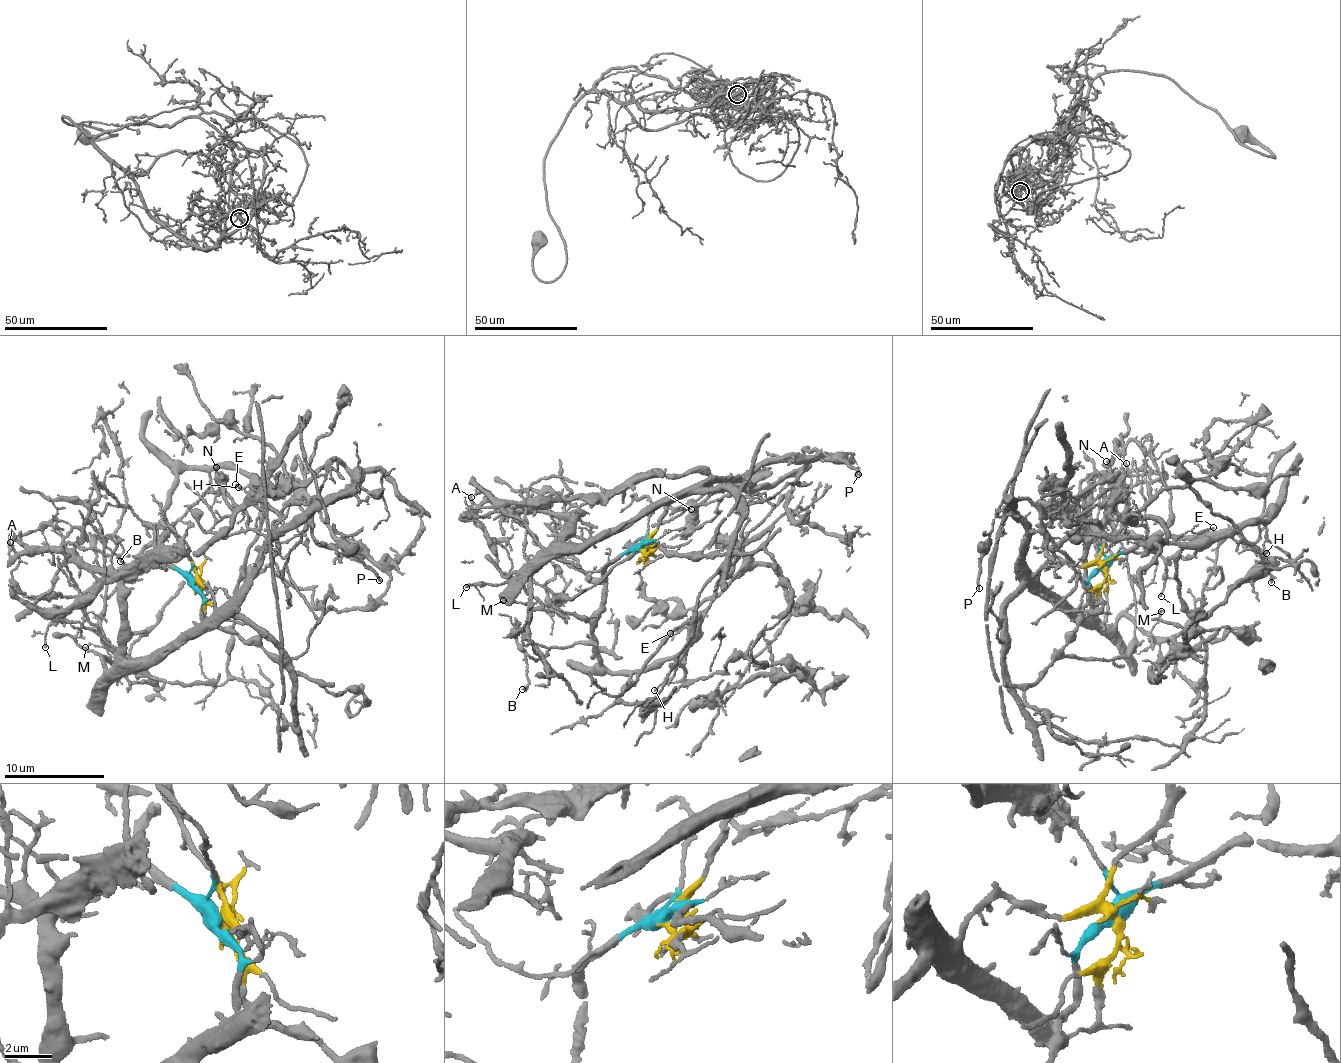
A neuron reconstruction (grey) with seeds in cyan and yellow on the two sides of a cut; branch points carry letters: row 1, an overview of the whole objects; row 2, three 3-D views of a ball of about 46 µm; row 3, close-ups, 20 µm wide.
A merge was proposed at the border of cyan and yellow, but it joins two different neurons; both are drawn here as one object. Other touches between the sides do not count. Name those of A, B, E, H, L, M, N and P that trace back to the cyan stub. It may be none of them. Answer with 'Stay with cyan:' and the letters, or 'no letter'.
Stay with cyan: A, E, H, L

